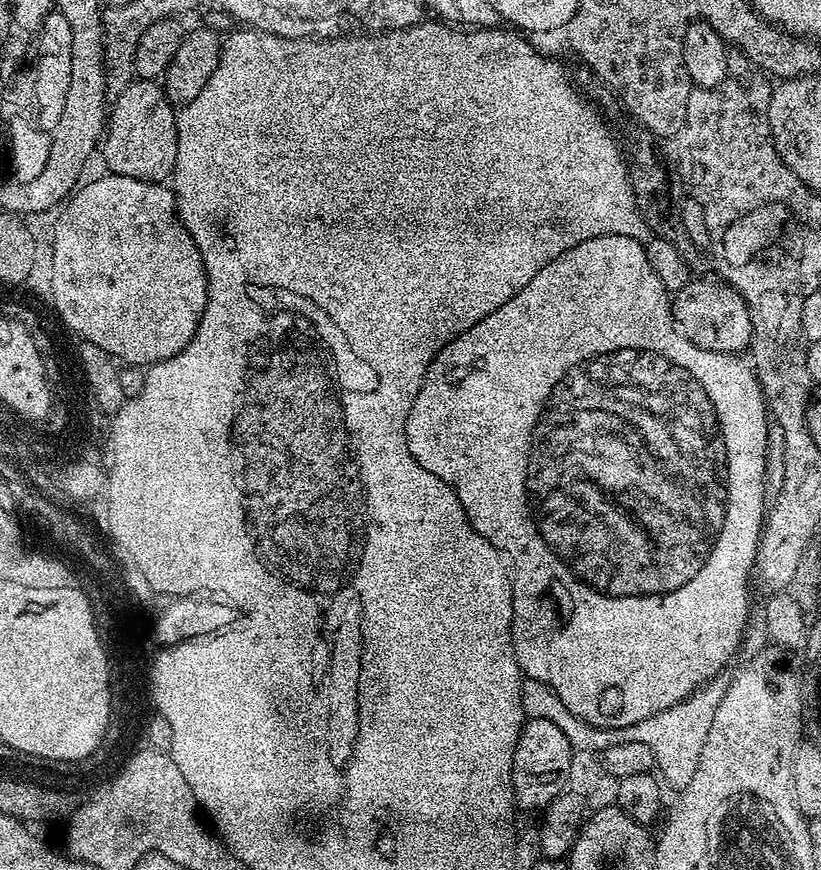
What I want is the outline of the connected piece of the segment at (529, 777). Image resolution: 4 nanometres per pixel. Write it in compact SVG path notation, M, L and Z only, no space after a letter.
M546 718L525 719L512 767L512 795L517 809L543 810L554 797L565 791L572 776L572 759L574 753L570 742L566 742L566 734L562 734L554 722L546 722Z

